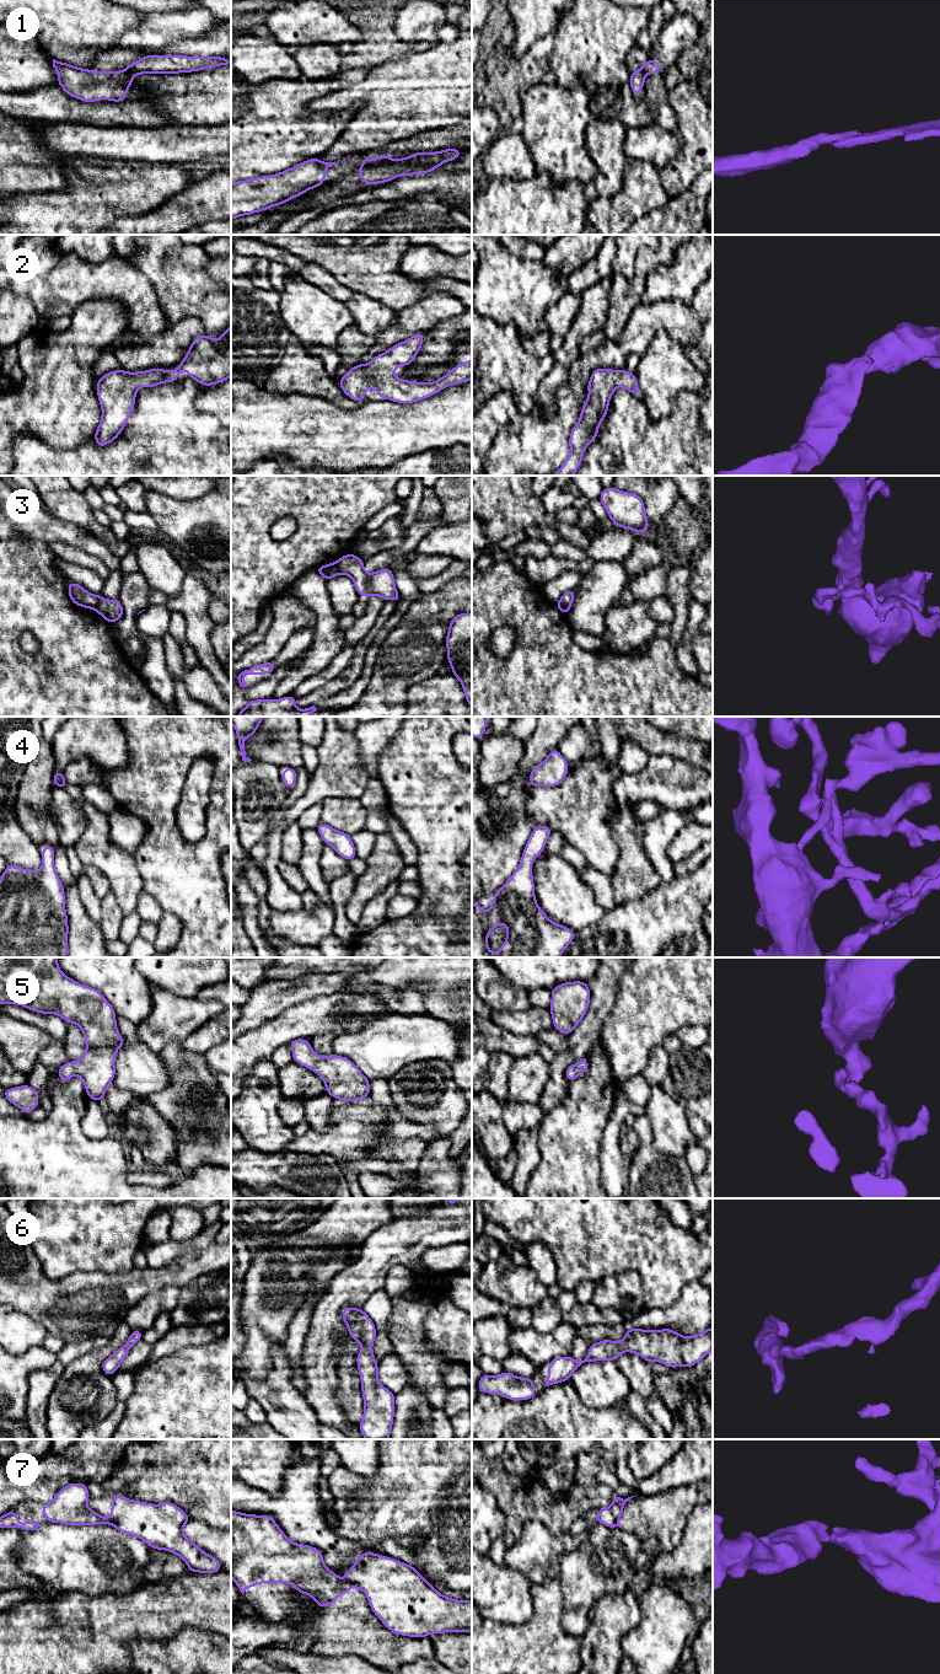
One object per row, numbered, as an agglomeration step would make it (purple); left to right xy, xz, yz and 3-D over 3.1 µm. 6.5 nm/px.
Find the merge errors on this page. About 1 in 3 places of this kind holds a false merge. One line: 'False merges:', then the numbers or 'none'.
False merges: 1, 3, 7

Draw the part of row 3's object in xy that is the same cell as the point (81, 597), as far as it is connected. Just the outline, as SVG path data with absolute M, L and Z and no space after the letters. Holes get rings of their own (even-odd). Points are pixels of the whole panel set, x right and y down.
M68 583L68 594L70 600L79 607L85 607L90 610L96 610L100 600L102 599L101 594L95 595L86 591L77 583Z

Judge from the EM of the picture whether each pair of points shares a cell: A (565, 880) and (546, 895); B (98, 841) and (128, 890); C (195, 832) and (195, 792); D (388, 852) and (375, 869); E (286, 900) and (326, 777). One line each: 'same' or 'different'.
A: same
B: same
C: same
D: same
E: same

